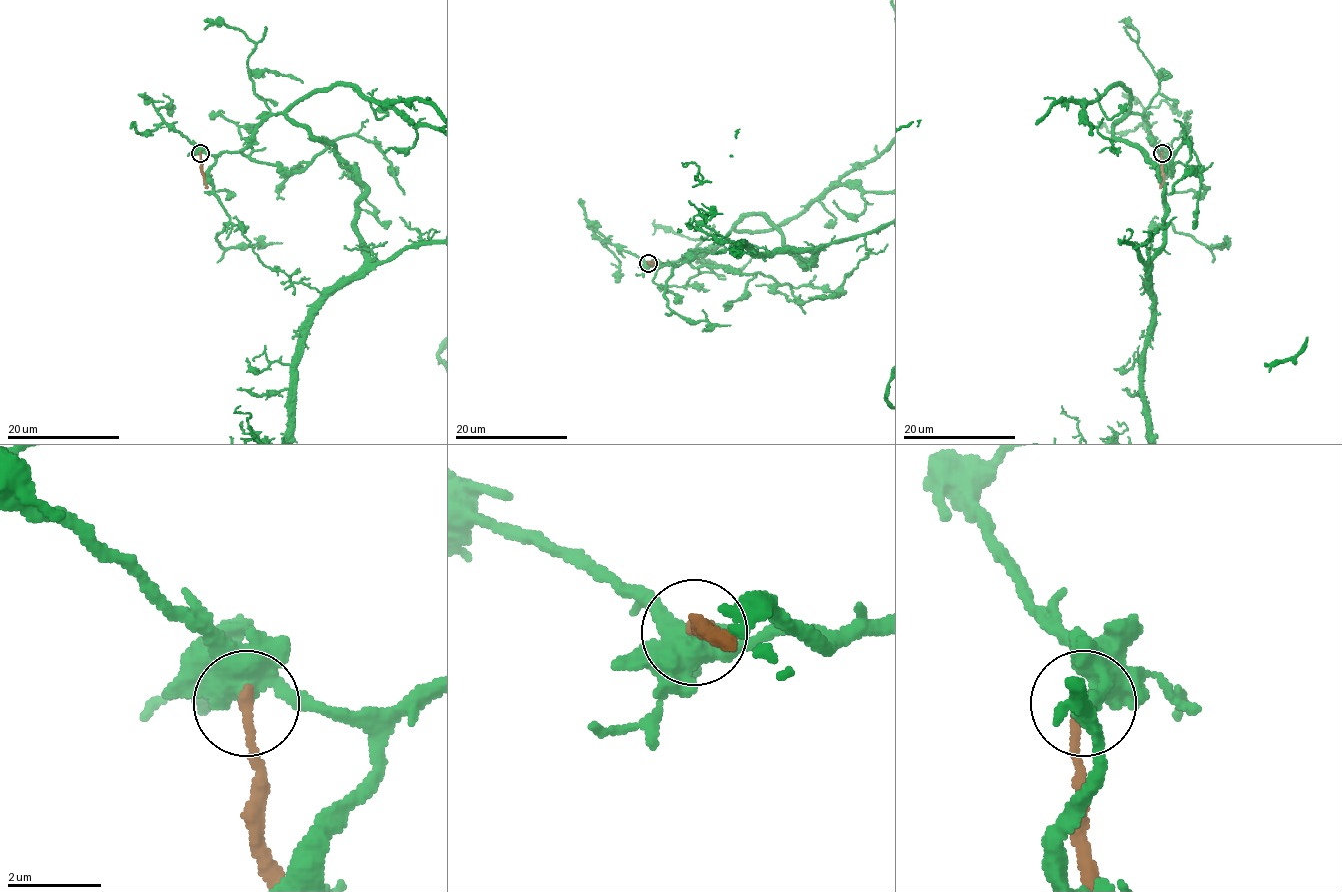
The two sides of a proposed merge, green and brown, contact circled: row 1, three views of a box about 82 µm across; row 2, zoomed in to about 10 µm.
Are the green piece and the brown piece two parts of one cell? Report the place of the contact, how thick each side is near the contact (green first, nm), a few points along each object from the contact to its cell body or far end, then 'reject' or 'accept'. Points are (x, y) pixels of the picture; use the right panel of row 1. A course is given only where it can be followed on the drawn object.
place (1162, 153); calibres 440 and 240 nm; course brown (1162, 153), (1160, 188); reject

